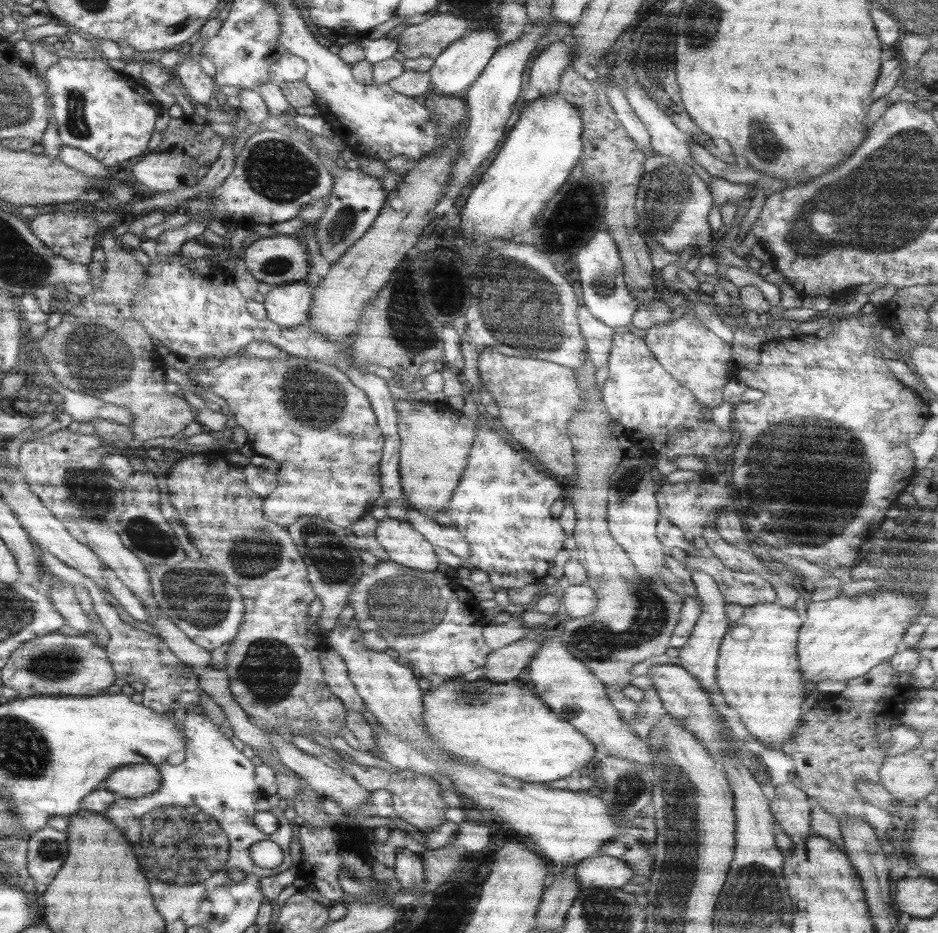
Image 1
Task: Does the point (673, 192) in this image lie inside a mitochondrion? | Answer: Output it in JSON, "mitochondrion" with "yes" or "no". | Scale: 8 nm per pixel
{"mitochondrion":"yes"}

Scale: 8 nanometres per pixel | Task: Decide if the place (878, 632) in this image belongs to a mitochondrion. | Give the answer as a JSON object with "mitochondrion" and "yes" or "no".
{"mitochondrion":"no"}

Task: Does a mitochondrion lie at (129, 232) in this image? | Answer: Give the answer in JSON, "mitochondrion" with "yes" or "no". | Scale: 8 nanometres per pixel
{"mitochondrion":"yes"}

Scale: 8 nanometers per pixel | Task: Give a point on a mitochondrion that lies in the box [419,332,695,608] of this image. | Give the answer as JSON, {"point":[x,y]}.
{"point":[629,477]}

